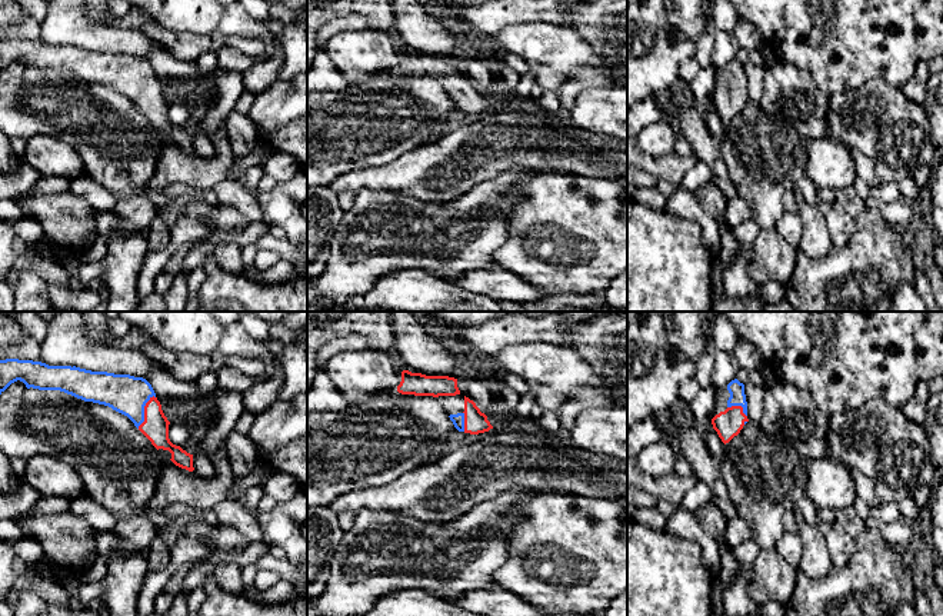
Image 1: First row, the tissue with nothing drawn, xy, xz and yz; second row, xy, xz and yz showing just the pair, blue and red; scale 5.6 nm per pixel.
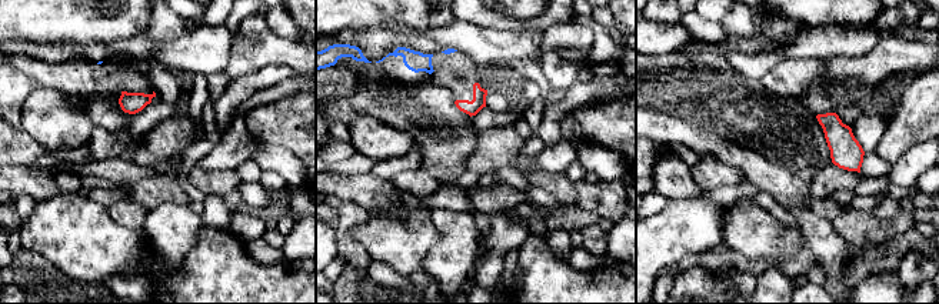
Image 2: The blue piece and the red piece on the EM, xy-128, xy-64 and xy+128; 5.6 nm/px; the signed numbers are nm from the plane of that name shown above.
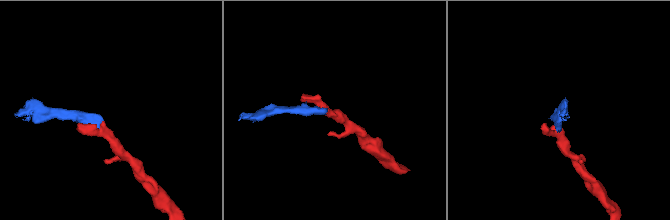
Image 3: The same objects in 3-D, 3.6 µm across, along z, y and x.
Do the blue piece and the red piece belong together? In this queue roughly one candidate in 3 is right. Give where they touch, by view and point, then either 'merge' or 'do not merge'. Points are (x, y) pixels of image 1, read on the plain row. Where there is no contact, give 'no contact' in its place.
meets blue in xy at (143, 92); merge

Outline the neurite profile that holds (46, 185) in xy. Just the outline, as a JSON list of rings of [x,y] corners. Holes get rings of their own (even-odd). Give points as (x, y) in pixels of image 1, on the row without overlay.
[[[40,176],[30,194],[51,194],[70,190],[71,180],[63,176]]]

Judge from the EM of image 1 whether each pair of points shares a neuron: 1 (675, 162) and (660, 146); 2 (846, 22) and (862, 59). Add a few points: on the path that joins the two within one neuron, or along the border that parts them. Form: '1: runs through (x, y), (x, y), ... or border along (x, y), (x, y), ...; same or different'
1: border along (642, 150), (653, 156), (666, 156), (673, 152); different
2: runs through (846, 30), (846, 43), (853, 50); same

